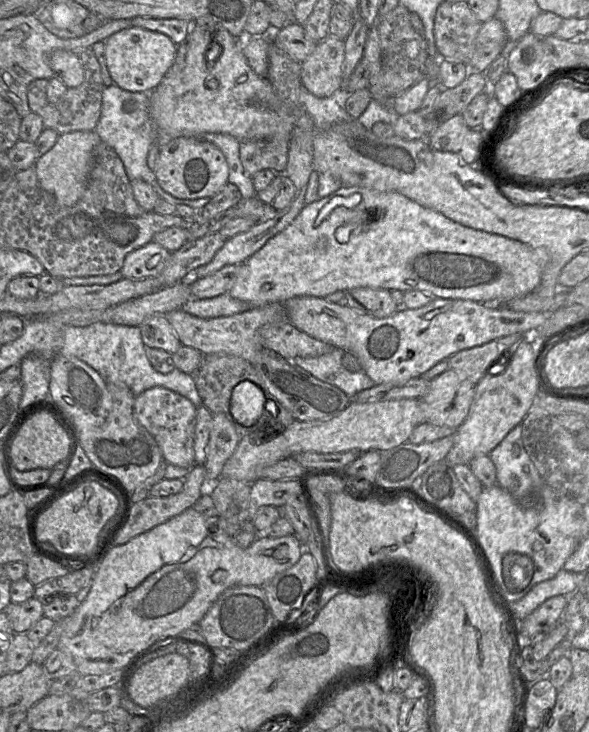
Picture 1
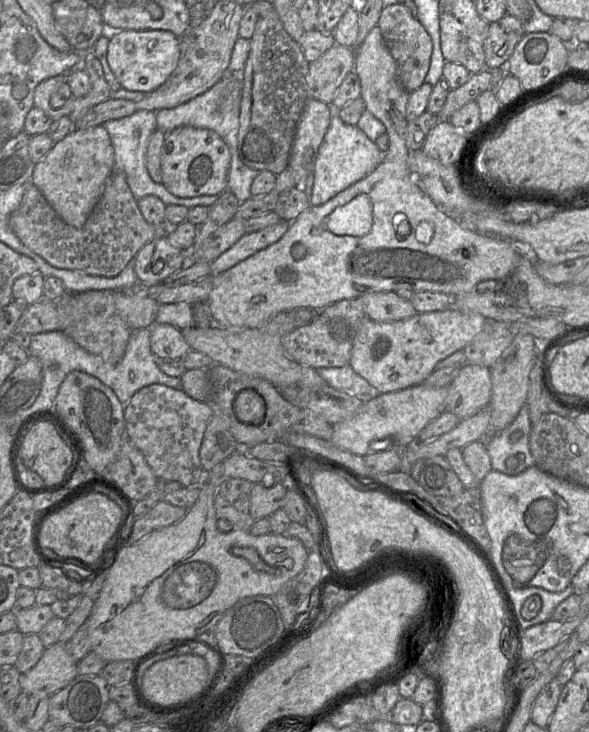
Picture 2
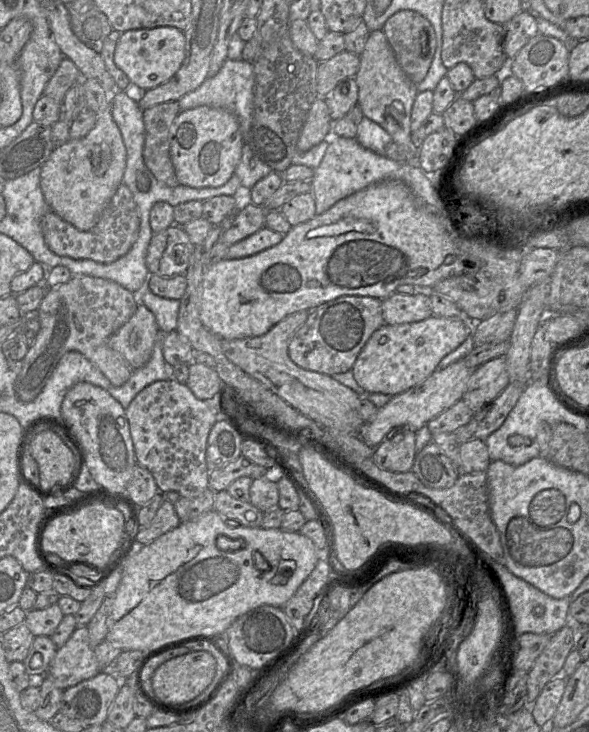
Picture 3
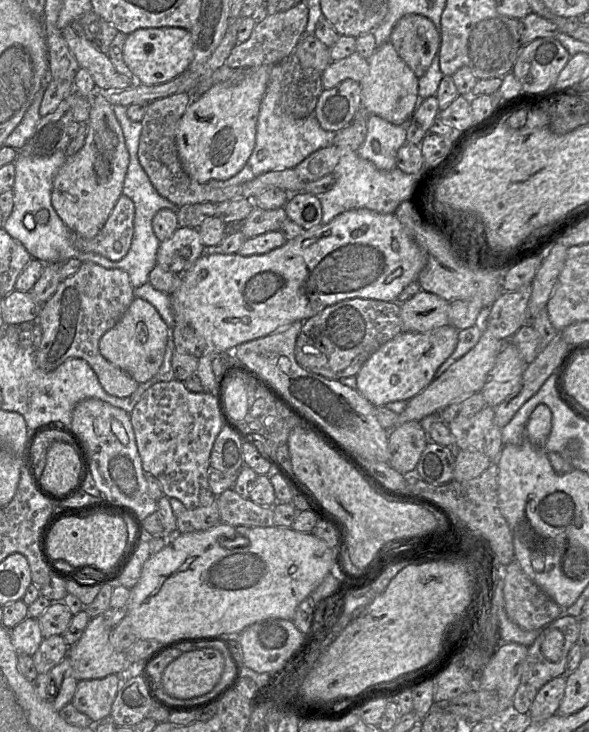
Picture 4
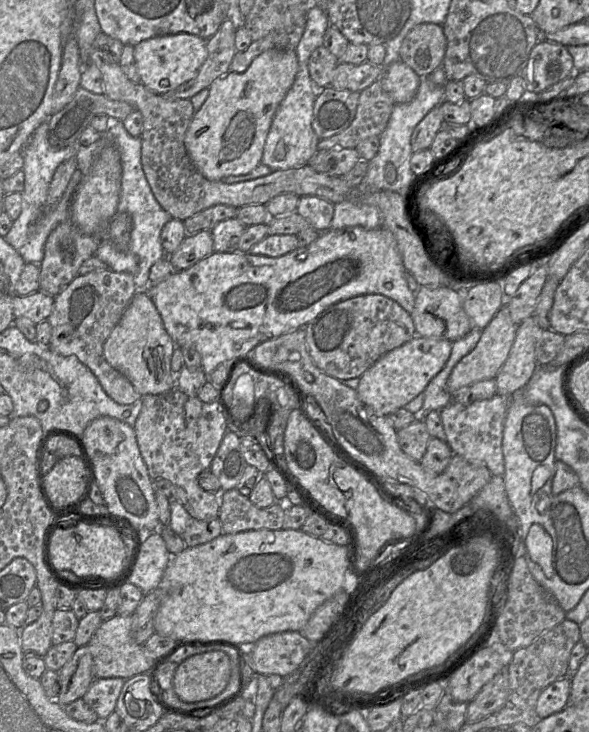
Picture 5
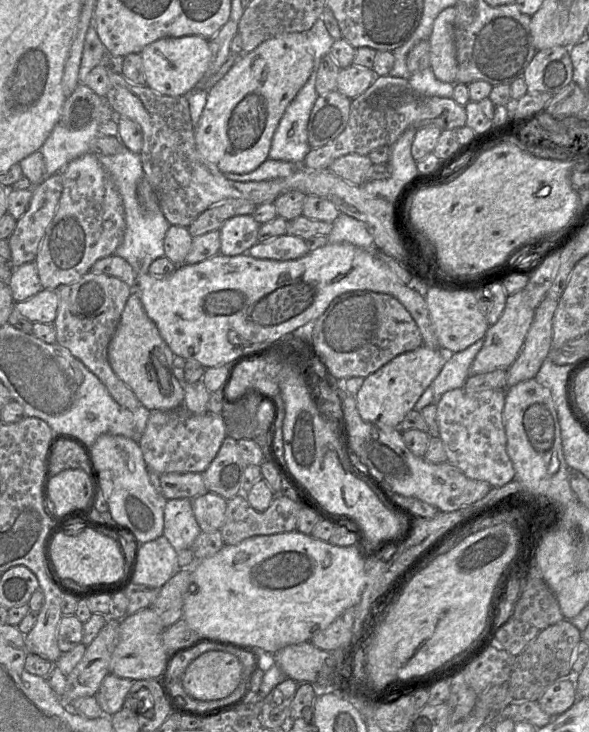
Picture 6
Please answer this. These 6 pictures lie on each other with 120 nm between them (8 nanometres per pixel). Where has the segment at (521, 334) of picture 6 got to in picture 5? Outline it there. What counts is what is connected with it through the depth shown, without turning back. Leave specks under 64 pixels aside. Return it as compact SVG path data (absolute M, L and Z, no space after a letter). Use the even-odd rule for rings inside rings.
M502 305L490 323L482 330L481 338L476 347L464 356L453 368L448 380L447 390L456 394L461 388L488 379L495 379L505 363L514 343L518 325L511 318L507 305Z

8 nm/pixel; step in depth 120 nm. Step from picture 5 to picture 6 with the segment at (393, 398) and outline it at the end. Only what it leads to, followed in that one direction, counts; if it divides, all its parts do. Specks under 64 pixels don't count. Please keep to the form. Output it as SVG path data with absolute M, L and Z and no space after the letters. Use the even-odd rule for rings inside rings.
M425 345L398 355L364 379L356 395L357 410L361 418L377 427L397 427L406 414L438 376L447 361L447 353Z

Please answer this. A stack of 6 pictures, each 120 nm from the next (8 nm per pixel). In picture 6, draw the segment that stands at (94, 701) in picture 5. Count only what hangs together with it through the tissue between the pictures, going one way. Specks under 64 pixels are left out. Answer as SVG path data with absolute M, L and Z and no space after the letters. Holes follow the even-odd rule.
M112 673L102 680L94 697L103 715L112 716L122 708L132 682L133 680L121 678Z

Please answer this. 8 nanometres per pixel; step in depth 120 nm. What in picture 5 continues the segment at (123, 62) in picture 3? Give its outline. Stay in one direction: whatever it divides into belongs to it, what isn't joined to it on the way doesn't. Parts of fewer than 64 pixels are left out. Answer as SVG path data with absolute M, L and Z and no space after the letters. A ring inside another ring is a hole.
M186 32L155 36L139 42L133 48L140 82L159 95L191 80L207 57L206 40Z

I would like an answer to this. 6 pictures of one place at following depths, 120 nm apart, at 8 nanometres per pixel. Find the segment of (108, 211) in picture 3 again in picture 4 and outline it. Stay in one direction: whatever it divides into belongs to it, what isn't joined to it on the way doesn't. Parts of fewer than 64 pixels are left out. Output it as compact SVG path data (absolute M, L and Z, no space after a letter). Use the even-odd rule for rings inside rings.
M122 194L98 234L93 238L73 235L74 247L82 252L100 254L112 261L122 259L131 246L134 215L133 201Z

